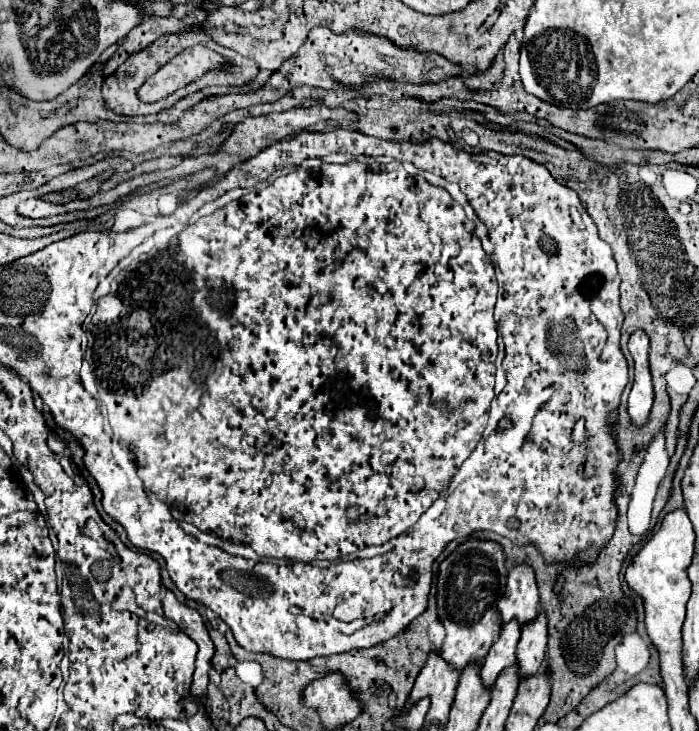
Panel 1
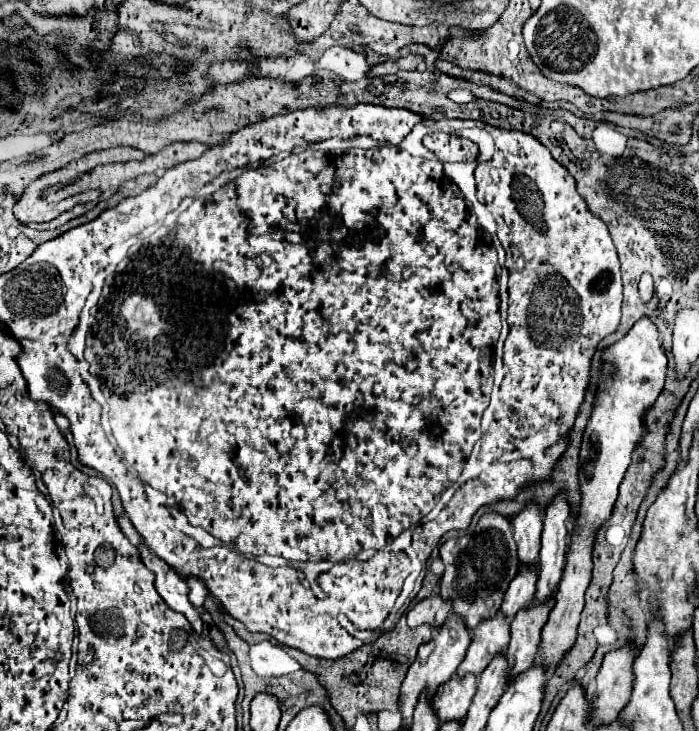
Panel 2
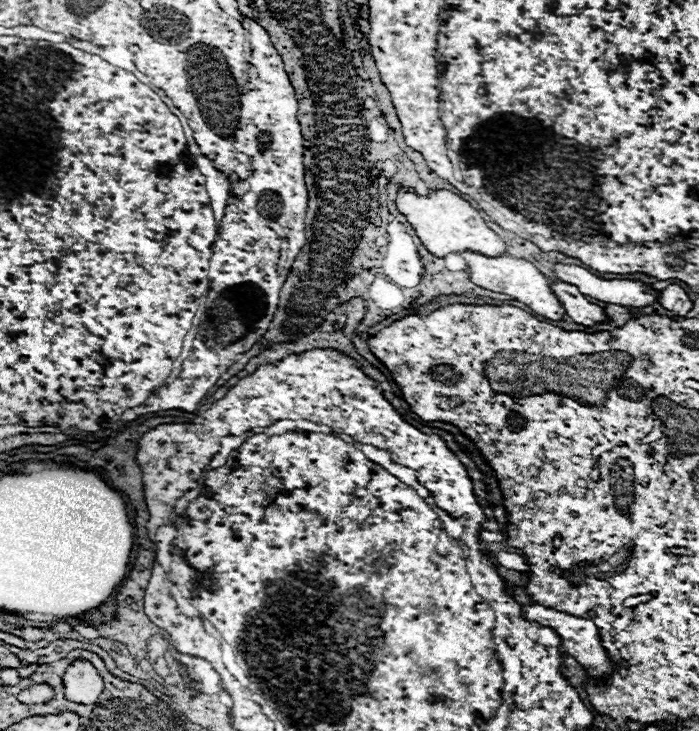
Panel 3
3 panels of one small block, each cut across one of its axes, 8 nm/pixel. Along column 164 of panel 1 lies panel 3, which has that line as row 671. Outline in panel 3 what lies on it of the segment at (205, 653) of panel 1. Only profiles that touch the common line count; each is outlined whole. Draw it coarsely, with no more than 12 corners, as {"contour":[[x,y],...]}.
{"contour":[[540,604],[526,620],[558,630],[562,650],[586,670],[608,678],[616,670],[598,628]]}

